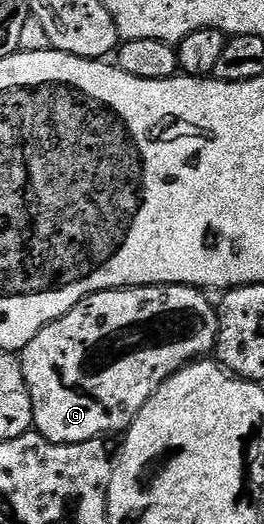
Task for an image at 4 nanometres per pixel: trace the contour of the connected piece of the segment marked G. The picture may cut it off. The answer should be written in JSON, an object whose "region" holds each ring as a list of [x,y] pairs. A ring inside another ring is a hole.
{"region":[[[135,285],[128,289],[108,289],[102,293],[93,293],[85,297],[67,315],[63,315],[57,321],[51,322],[31,343],[27,343],[20,350],[19,356],[23,367],[23,379],[27,383],[27,391],[31,395],[31,407],[33,408],[33,429],[40,433],[51,443],[60,445],[74,445],[84,441],[96,441],[104,438],[104,433],[117,433],[128,430],[129,424],[139,415],[139,411],[163,387],[168,377],[175,375],[185,365],[192,361],[208,358],[217,348],[217,332],[219,331],[218,310],[212,309],[204,299],[200,288],[192,285]]]}

